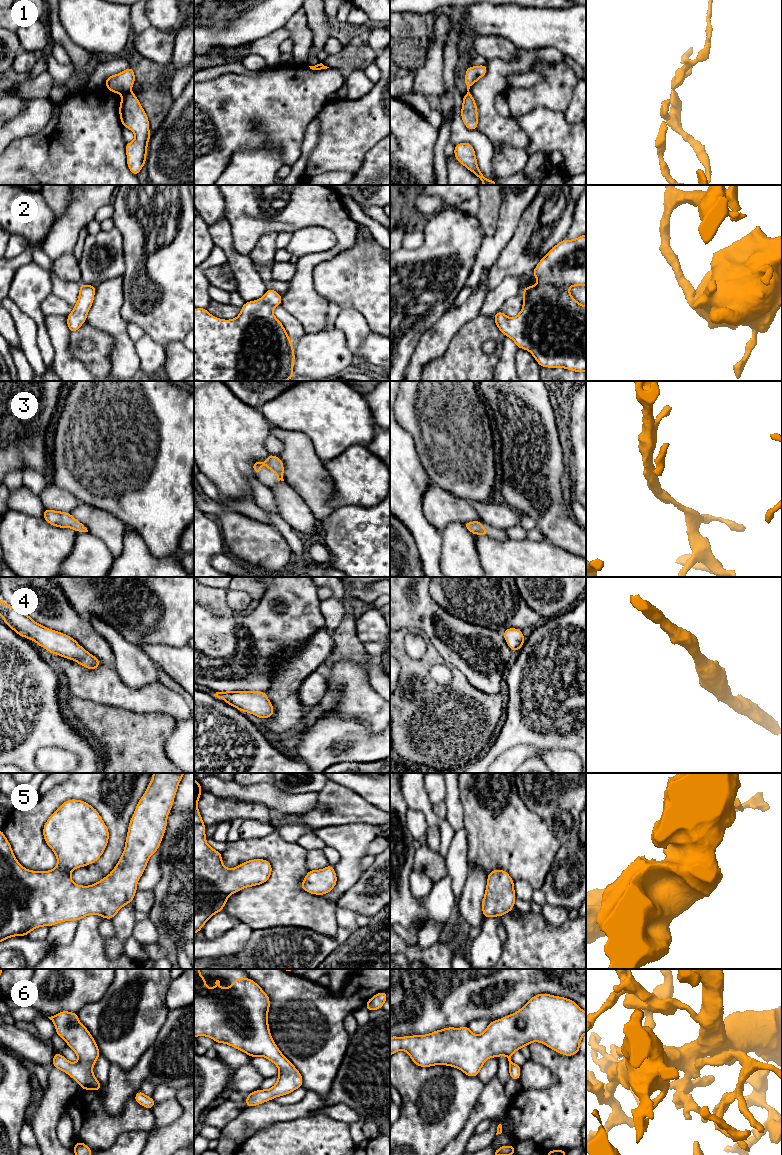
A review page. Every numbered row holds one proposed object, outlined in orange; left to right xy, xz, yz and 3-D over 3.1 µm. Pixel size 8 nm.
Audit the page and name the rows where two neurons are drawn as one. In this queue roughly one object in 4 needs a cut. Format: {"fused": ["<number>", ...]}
{"fused": ["1"]}

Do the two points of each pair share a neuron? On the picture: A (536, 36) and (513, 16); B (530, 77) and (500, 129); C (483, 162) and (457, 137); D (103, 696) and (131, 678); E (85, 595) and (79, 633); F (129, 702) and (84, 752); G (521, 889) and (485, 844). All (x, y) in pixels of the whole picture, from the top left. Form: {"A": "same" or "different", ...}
{"A": "same", "B": "different", "C": "same", "D": "different", "E": "different", "F": "different", "G": "different"}

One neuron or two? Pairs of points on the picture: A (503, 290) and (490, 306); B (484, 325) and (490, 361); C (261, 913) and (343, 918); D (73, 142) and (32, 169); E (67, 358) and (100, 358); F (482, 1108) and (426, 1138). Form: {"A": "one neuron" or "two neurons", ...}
{"A": "one neuron", "B": "one neuron", "C": "two neurons", "D": "one neuron", "E": "two neurons", "F": "two neurons"}

